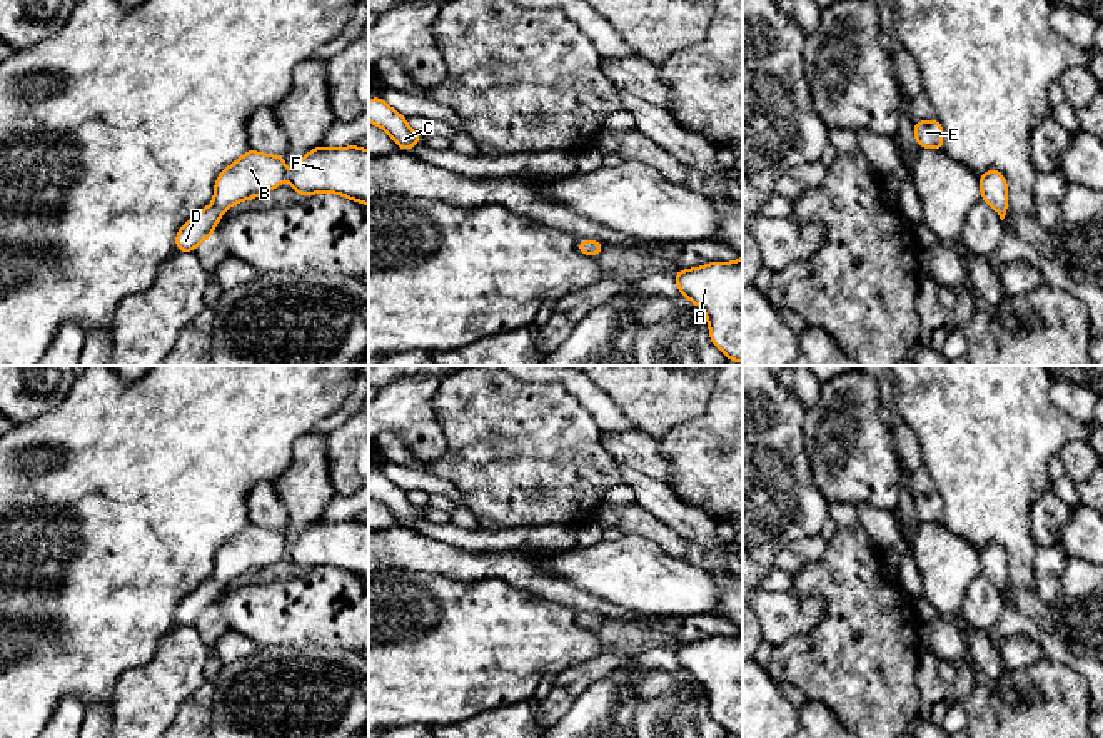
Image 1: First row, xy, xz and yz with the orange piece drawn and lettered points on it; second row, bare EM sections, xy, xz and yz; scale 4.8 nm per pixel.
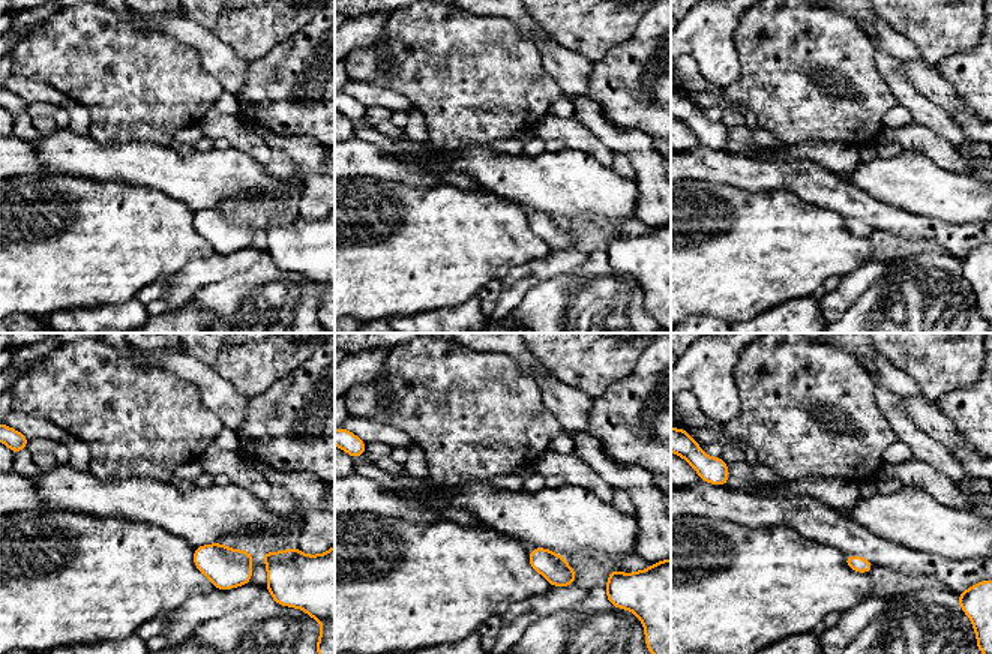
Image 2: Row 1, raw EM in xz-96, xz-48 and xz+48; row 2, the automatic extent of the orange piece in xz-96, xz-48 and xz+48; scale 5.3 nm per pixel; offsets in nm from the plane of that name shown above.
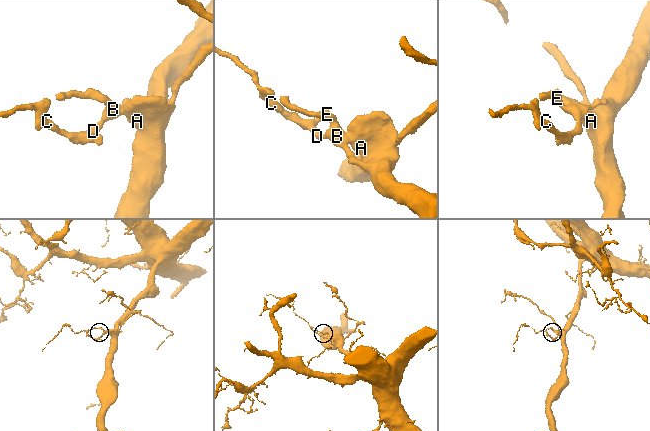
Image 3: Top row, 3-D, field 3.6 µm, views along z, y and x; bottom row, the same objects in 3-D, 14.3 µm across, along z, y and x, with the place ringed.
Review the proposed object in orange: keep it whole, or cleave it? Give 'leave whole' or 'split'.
leave whole

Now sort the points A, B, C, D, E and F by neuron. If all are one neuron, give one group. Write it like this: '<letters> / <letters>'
A B C D E F

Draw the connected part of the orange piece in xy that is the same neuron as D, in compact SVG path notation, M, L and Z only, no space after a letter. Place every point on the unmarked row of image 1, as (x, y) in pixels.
M319 519L300 531L289 548L285 529L249 523L217 549L214 576L179 603L177 626L194 626L202 614L210 613L224 584L277 563L285 553L300 571L329 566L369 579L369 524L359 519Z

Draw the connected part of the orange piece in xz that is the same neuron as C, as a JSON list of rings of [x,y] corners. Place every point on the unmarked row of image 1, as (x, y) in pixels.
[[[379,469],[369,474],[369,496],[384,503],[400,524],[410,524],[421,516],[421,508],[407,499],[407,491],[394,484]]]

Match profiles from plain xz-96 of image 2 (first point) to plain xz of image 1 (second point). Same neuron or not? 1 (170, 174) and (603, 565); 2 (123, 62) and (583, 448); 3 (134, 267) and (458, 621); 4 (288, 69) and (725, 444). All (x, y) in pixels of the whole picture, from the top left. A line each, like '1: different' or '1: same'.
1: same
2: same
3: same
4: same

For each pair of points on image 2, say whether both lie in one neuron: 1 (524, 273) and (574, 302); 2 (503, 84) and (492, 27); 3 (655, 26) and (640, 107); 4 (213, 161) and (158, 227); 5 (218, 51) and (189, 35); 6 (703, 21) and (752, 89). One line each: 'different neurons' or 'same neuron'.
1: different neurons
2: same neuron
3: same neuron
4: different neurons
5: same neuron
6: different neurons

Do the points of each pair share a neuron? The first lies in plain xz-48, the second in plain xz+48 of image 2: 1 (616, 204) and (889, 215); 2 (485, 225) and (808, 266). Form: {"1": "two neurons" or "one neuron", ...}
{"1": "two neurons", "2": "one neuron"}

